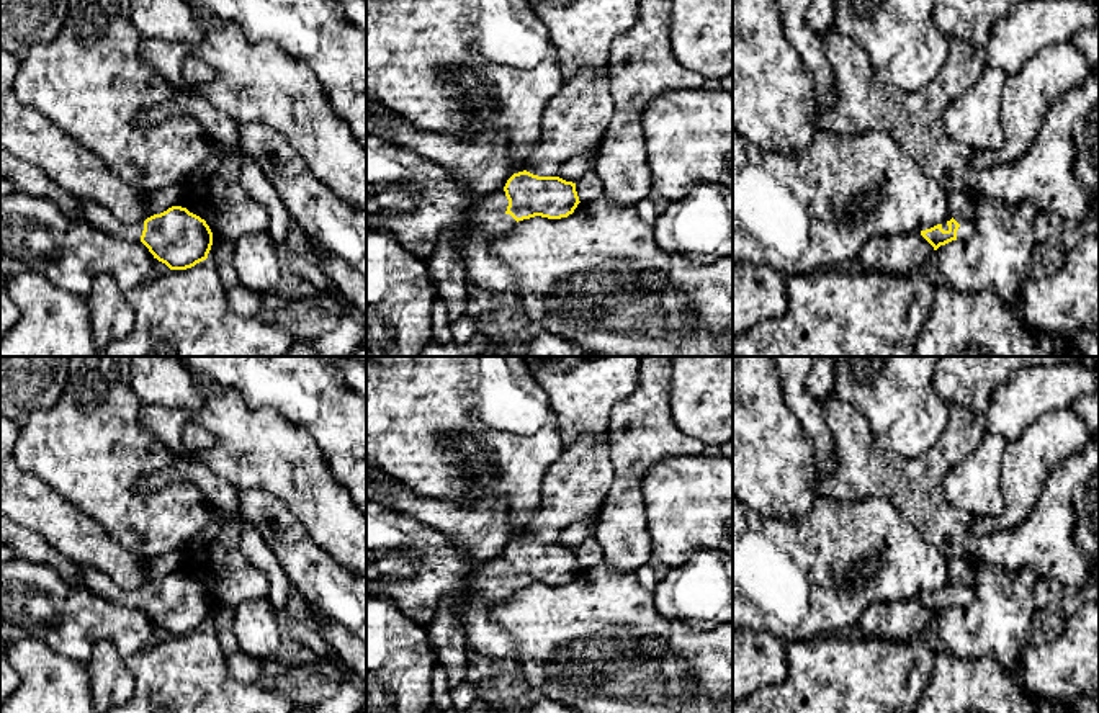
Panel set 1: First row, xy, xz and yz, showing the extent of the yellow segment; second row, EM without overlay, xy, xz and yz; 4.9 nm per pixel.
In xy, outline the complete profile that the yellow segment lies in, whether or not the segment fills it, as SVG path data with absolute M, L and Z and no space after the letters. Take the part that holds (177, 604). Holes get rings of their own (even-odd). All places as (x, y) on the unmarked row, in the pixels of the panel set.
M80 566L78 585L123 607L141 607L170 636L186 636L208 625L213 599L204 585L186 574L172 572L144 589L118 587L103 572Z

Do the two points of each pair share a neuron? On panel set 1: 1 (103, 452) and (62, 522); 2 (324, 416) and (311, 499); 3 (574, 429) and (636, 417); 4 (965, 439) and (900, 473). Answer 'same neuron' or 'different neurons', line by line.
1: different neurons
2: different neurons
3: different neurons
4: same neuron

